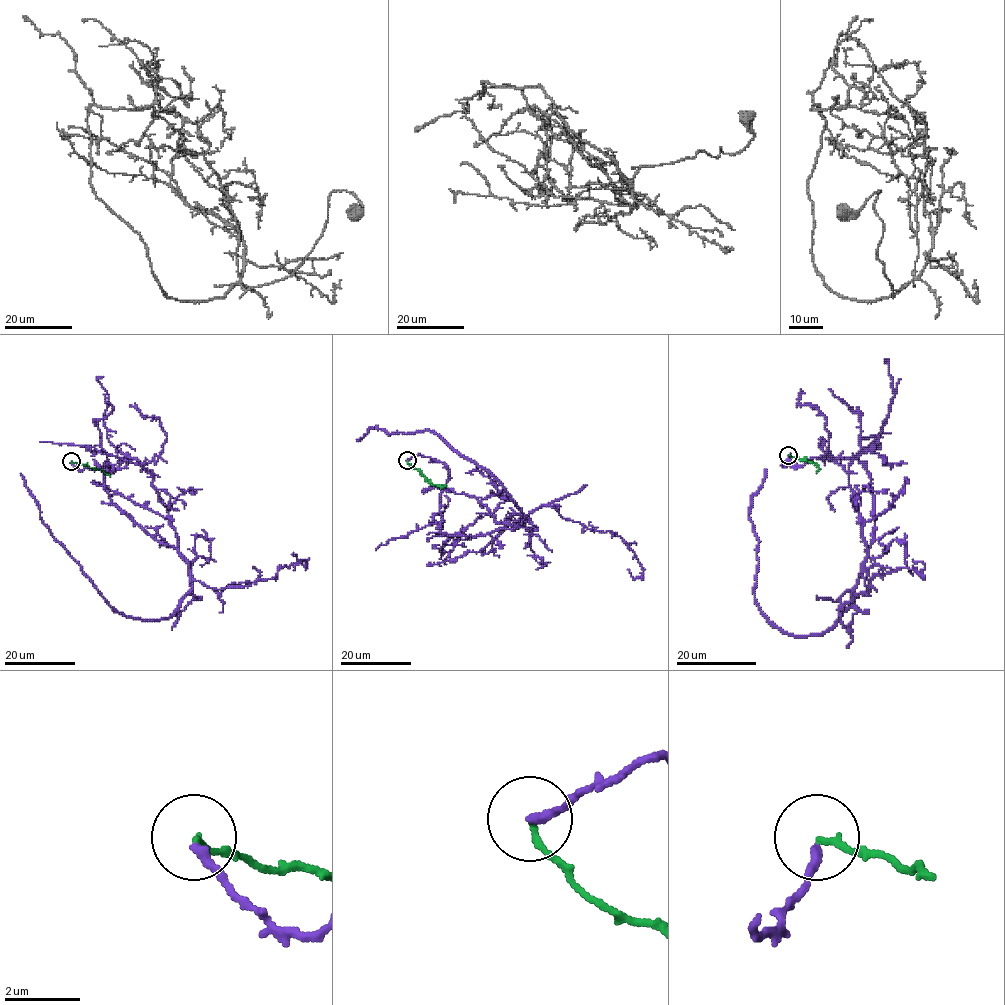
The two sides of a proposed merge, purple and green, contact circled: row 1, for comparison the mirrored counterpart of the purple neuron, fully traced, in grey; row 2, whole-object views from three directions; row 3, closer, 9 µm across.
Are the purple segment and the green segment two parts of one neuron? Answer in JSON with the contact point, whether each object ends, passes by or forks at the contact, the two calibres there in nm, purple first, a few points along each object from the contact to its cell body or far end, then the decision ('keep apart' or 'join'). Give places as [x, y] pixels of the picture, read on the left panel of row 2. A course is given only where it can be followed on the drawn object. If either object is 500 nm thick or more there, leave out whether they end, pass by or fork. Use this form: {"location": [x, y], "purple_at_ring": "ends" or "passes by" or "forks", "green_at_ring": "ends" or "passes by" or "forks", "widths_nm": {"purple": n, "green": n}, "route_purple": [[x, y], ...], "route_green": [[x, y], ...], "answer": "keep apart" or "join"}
{"location": [71, 461], "purple_at_ring": "ends", "green_at_ring": "ends", "widths_nm": {"purple": 240, "green": 160}, "route_purple": [[71, 461], [110, 463], [110, 500], [188, 564], [191, 590], [168, 618], [118, 613], [21, 473]], "route_green": [[71, 461], [103, 470], [110, 476]], "answer": "keep apart"}

